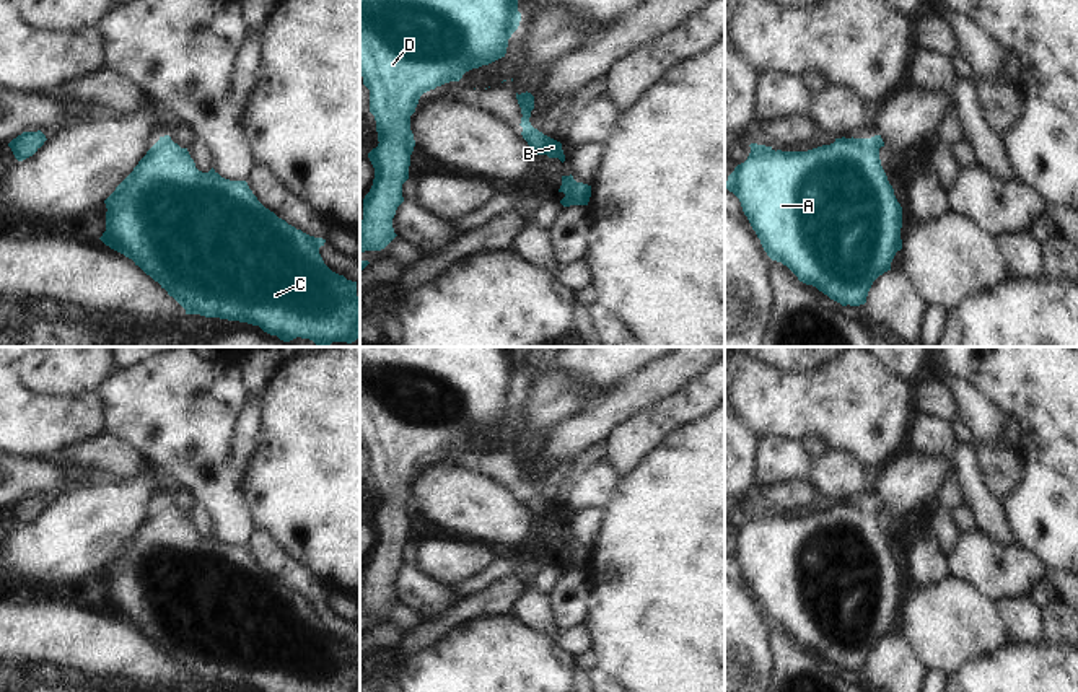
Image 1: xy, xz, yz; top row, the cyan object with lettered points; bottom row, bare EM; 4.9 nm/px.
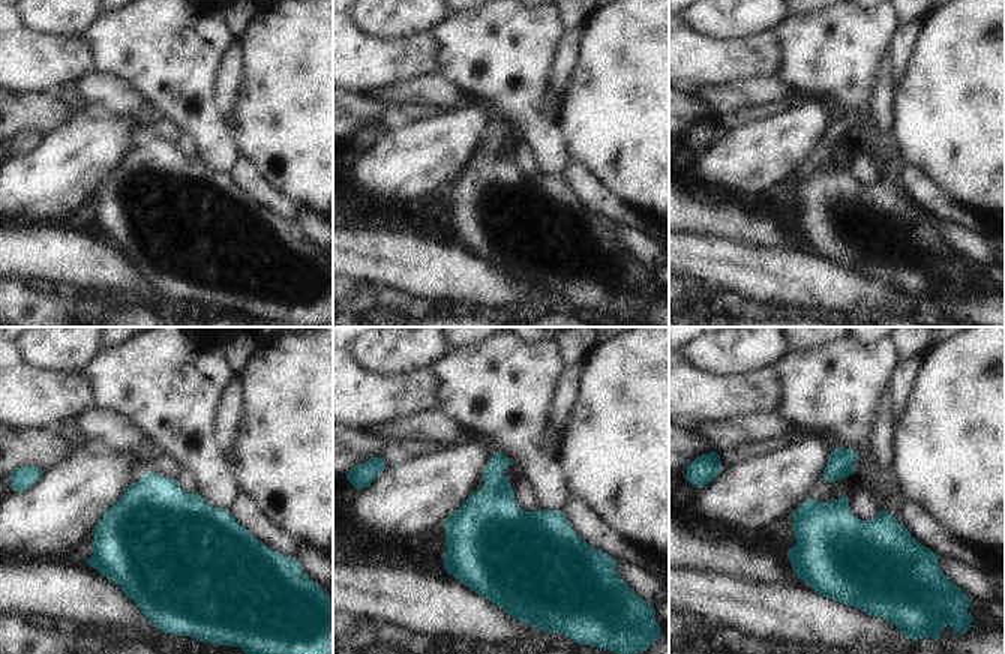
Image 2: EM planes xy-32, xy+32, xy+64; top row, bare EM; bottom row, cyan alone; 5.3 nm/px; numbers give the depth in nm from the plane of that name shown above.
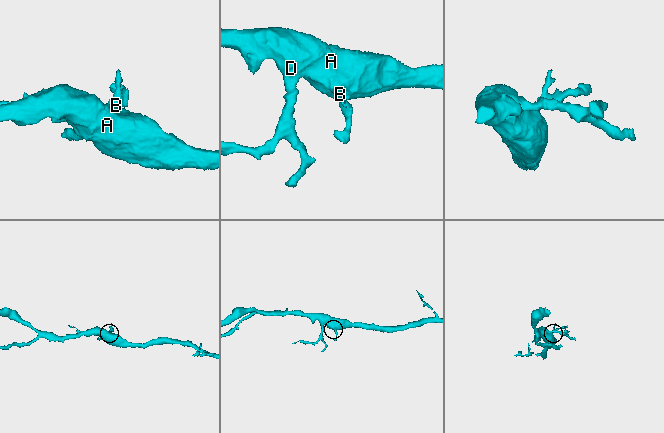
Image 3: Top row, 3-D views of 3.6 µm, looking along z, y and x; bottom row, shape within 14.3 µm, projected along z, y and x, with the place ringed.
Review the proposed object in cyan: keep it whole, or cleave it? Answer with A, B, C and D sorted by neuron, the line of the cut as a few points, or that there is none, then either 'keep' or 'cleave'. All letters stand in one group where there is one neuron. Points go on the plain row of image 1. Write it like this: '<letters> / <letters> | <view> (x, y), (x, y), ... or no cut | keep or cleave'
A B C D | no cut | keep

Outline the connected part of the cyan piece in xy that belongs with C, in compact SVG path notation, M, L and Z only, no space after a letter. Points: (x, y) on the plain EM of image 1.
M169 500L160 501L104 568L106 596L99 604L132 624L186 679L259 692L360 692L357 646L324 628L319 612L326 604L309 601L278 583L257 565L246 545L225 544L213 532L208 537L199 536L187 513L181 513Z

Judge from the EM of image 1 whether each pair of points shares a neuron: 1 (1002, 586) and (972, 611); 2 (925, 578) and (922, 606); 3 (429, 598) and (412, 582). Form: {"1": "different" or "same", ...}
{"1": "different", "2": "different", "3": "same"}

